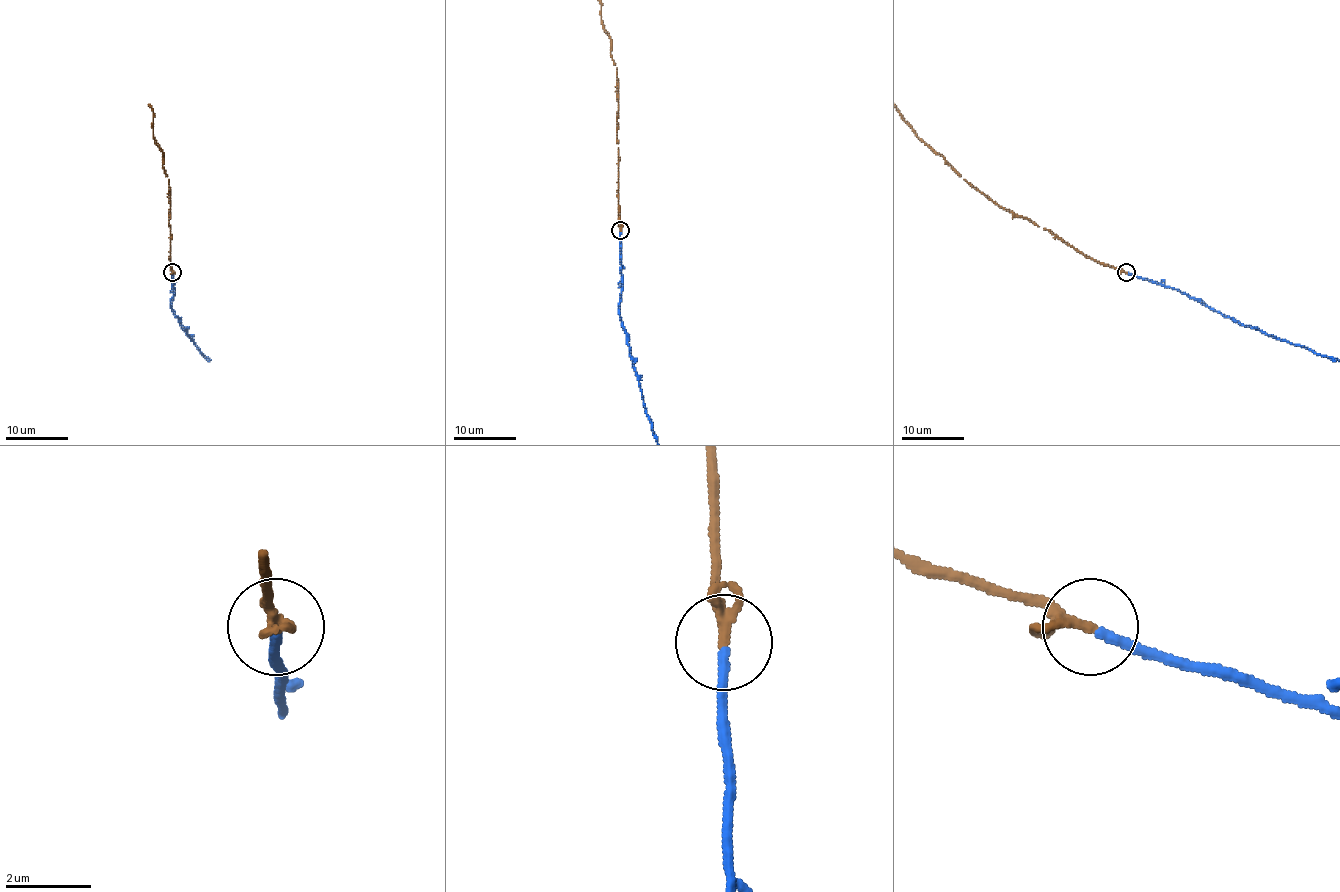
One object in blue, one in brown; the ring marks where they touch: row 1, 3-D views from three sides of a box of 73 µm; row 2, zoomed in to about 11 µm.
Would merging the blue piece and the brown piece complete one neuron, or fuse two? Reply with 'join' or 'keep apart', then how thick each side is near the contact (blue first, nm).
join; calibres 220 and 200 nm

